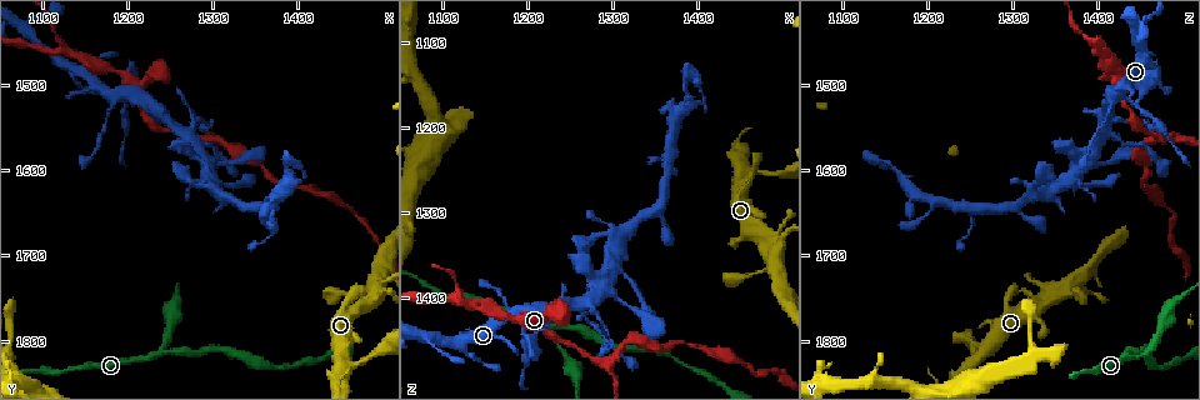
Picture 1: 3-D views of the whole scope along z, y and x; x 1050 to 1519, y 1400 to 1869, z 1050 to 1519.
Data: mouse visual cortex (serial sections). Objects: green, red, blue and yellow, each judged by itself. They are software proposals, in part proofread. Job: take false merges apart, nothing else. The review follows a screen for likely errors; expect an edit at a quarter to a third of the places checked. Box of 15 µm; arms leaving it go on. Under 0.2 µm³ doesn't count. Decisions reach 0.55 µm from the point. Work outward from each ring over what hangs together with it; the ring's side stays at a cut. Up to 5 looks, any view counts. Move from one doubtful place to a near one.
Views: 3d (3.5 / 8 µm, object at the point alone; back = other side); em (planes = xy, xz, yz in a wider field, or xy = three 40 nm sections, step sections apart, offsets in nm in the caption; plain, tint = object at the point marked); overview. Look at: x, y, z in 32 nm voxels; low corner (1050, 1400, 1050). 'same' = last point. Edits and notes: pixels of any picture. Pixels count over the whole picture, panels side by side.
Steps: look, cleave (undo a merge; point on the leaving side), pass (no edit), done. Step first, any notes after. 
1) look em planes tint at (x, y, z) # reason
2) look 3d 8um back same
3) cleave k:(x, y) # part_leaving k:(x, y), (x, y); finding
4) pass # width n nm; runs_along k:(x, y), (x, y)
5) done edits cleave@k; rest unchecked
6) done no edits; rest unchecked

look 3d 3.5um at (1130, 1460, 1405) # calibre changes

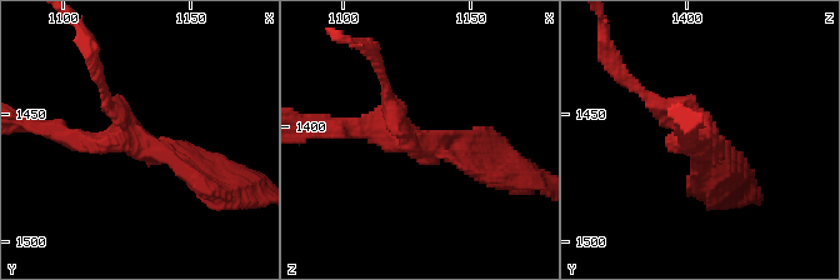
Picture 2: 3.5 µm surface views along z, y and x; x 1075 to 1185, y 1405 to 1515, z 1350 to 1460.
cleave 2:(649, 95) # part_leaving 2:(125, 123), (86, 49); a second cell is stuck on

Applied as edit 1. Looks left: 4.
look 3d 8um at (1220, 1820, 1435) # a fork

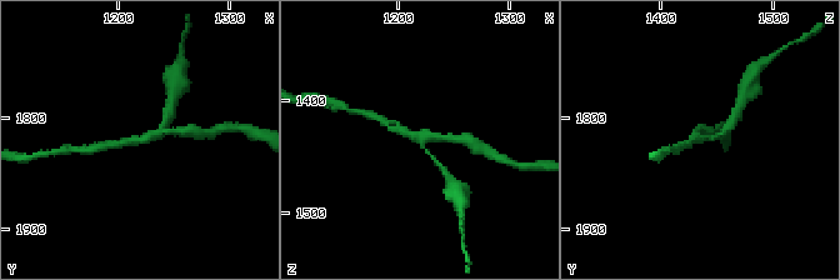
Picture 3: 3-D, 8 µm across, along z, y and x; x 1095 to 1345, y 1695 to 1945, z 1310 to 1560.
look 3d 3.5um at (1222, 1818, 1432)

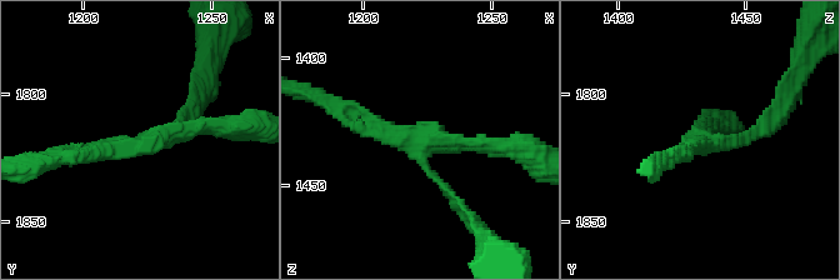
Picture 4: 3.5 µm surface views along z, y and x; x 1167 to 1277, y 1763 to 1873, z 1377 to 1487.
look em xy step 5 tint at (1223, 1820, 1432) # arms 3; arm_widths 100, 200, 200 nm; now the EM

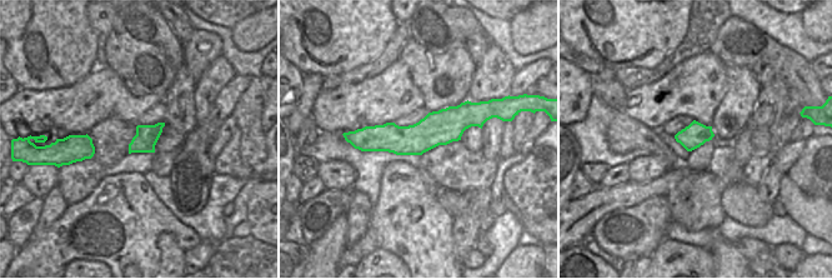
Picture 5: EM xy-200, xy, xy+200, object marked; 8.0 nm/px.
pass # runs_along 4:(350, 108), (423, 143), (504, 149); one cell here

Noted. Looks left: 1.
done edits cleave@2; rest unchecked

